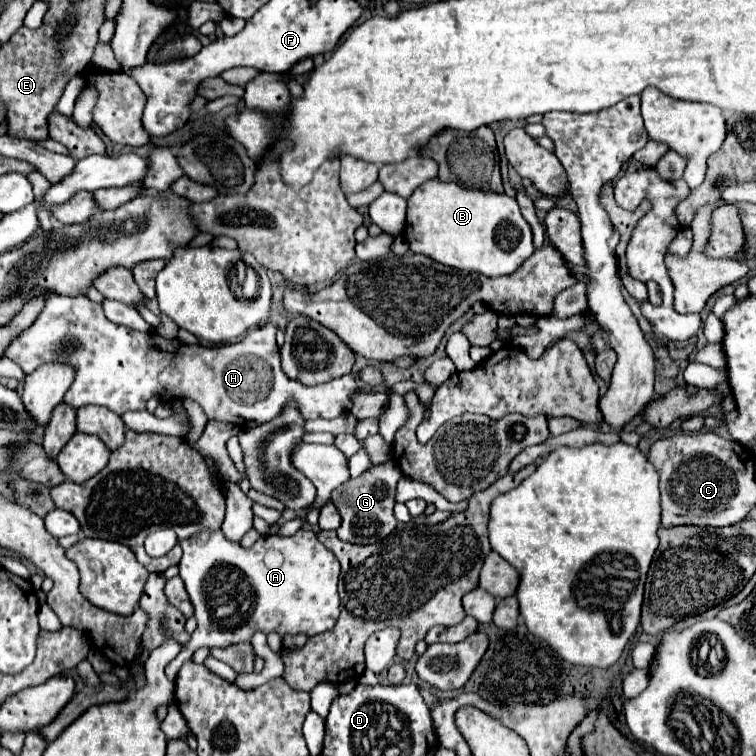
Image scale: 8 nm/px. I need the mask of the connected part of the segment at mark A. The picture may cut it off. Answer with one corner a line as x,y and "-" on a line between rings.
300,529
292,537
276,537
266,535
260,537
250,549
242,549
238,543
230,543
224,539
222,531
204,531
192,539
182,541
182,561
180,561
180,577
186,583
186,591
194,605
194,617
198,619
198,627
194,629
188,643
184,643
182,651
166,665
166,675
170,681
176,679
182,663
192,659
192,653
200,647
228,647
234,643
250,641
254,631
260,629
264,633
278,631
286,633
304,633
316,635
332,629
340,615
340,599
338,599
338,575
340,563
332,551
328,551
312,529

